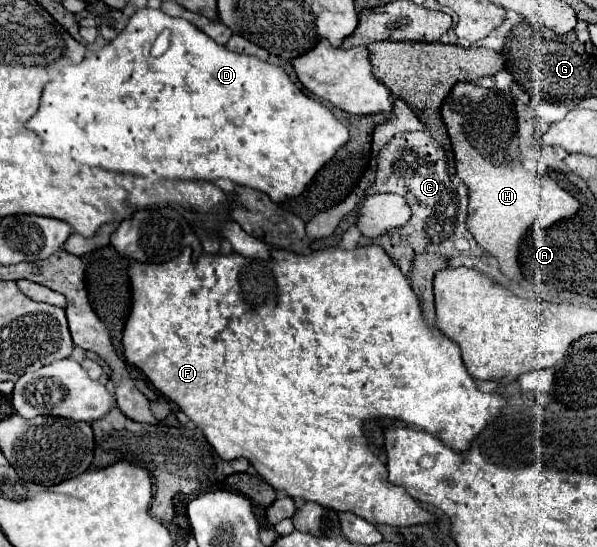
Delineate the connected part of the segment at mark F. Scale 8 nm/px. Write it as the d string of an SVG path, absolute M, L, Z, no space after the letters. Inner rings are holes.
M363 246L355 250L333 248L333 250L311 252L307 256L293 254L287 250L273 250L271 256L273 256L273 262L259 260L259 258L255 260L245 258L237 252L229 256L203 254L193 264L191 250L185 250L183 254L179 254L177 260L171 260L159 266L131 262L129 278L133 286L133 306L131 306L131 314L123 330L125 358L133 366L141 368L145 376L153 382L153 386L161 394L165 394L169 400L173 400L195 422L195 426L203 430L207 442L215 448L215 452L223 460L233 460L239 456L247 458L257 470L257 474L267 484L271 484L275 490L283 490L291 498L311 500L311 502L317 502L325 508L333 508L339 512L355 512L357 516L369 522L375 522L375 524L417 526L417 524L433 522L435 514L421 508L421 504L415 502L403 488L387 484L385 464L369 448L365 448L369 446L369 440L363 434L363 424L371 418L397 418L397 420L403 420L407 424L413 424L433 434L443 444L463 454L467 452L471 442L485 430L485 426L493 422L497 416L501 416L501 410L507 404L507 398L499 394L485 394L477 388L475 380L471 380L469 372L465 370L459 346L453 340L449 340L445 334L441 334L437 326L427 324L417 294L413 292L411 284L401 274L401 270L393 264L393 260L383 252L383 248L379 246Z

